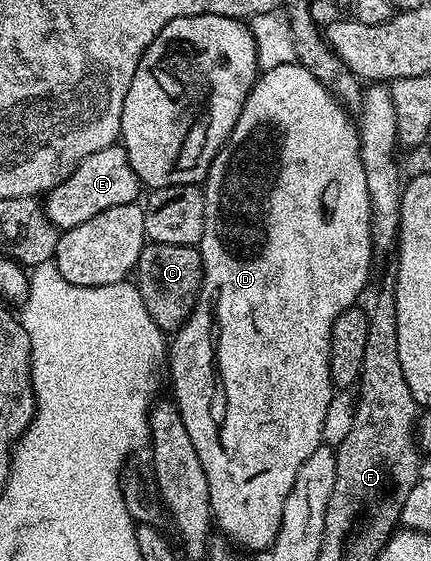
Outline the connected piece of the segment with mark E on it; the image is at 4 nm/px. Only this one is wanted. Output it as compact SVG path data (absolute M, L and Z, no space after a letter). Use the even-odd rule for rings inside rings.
M115 143L100 151L92 151L92 155L78 164L68 179L45 194L46 217L59 231L80 227L80 223L92 219L92 215L100 215L100 211L108 211L108 207L135 204L139 200L138 192L143 192L143 189L136 171L132 171L132 163L128 163L125 149Z

